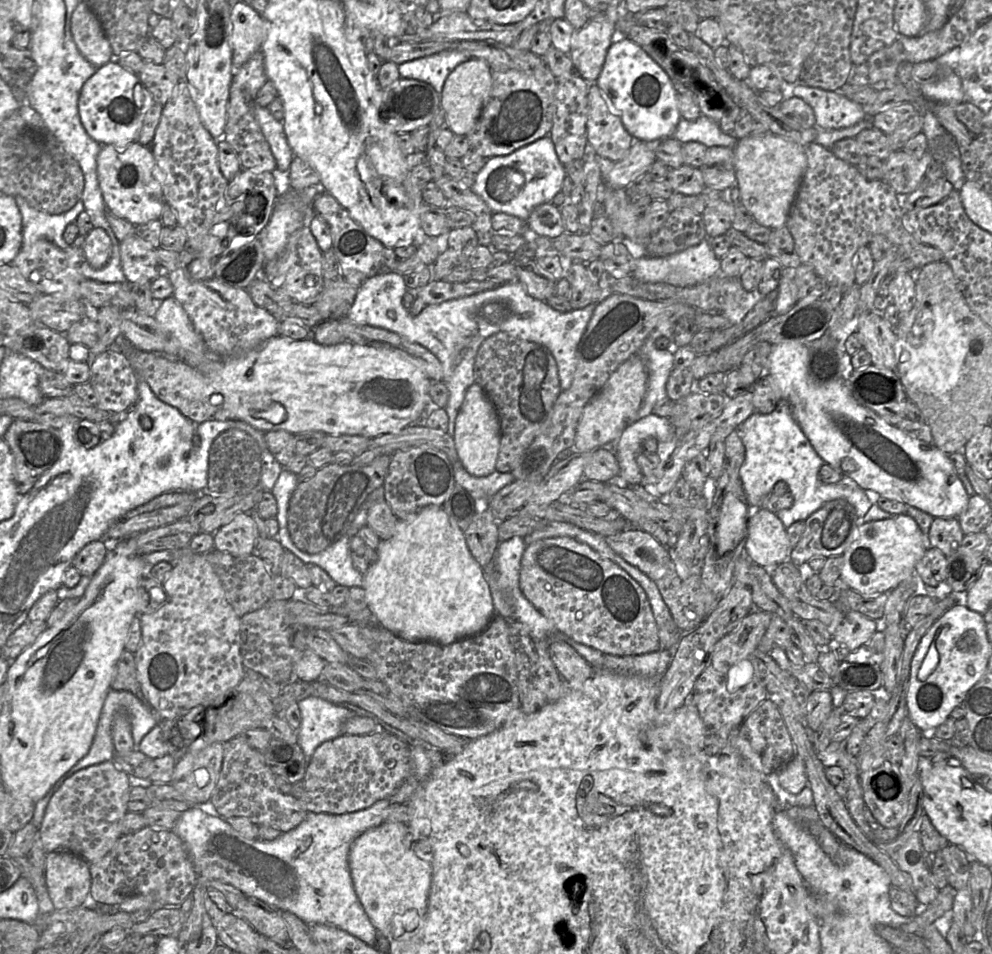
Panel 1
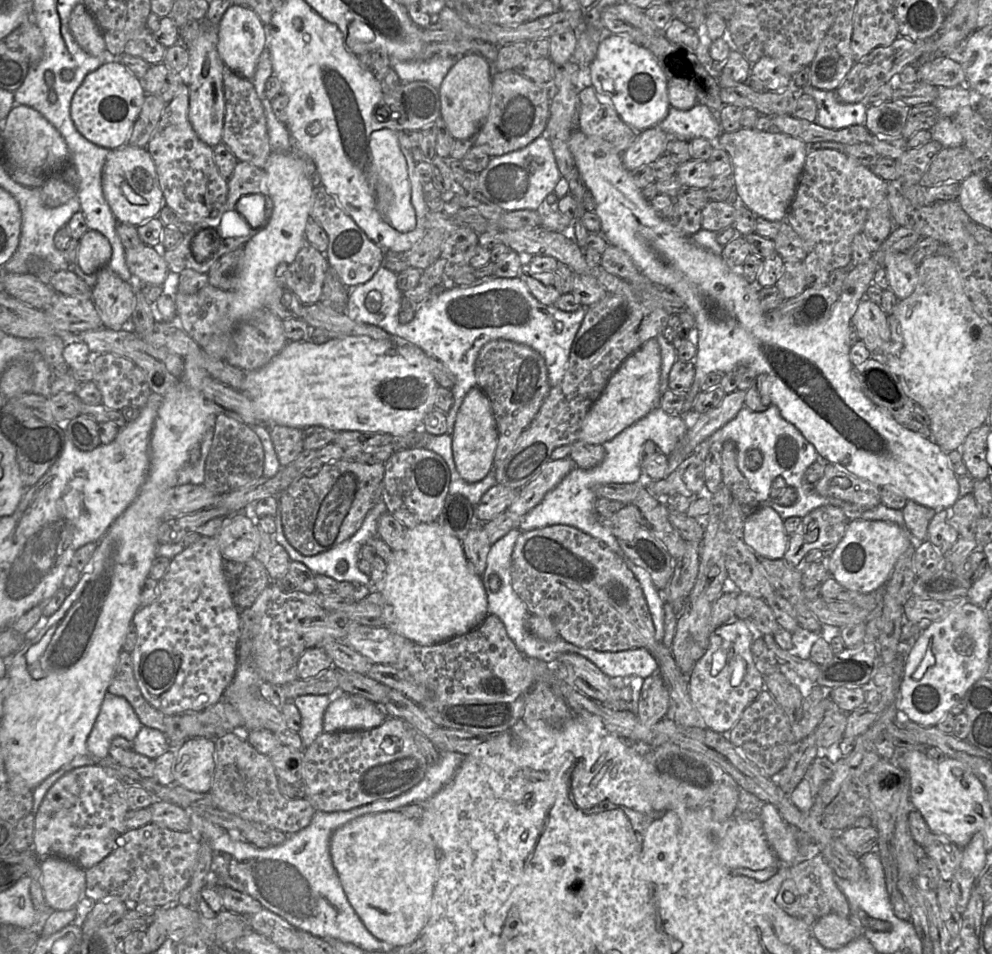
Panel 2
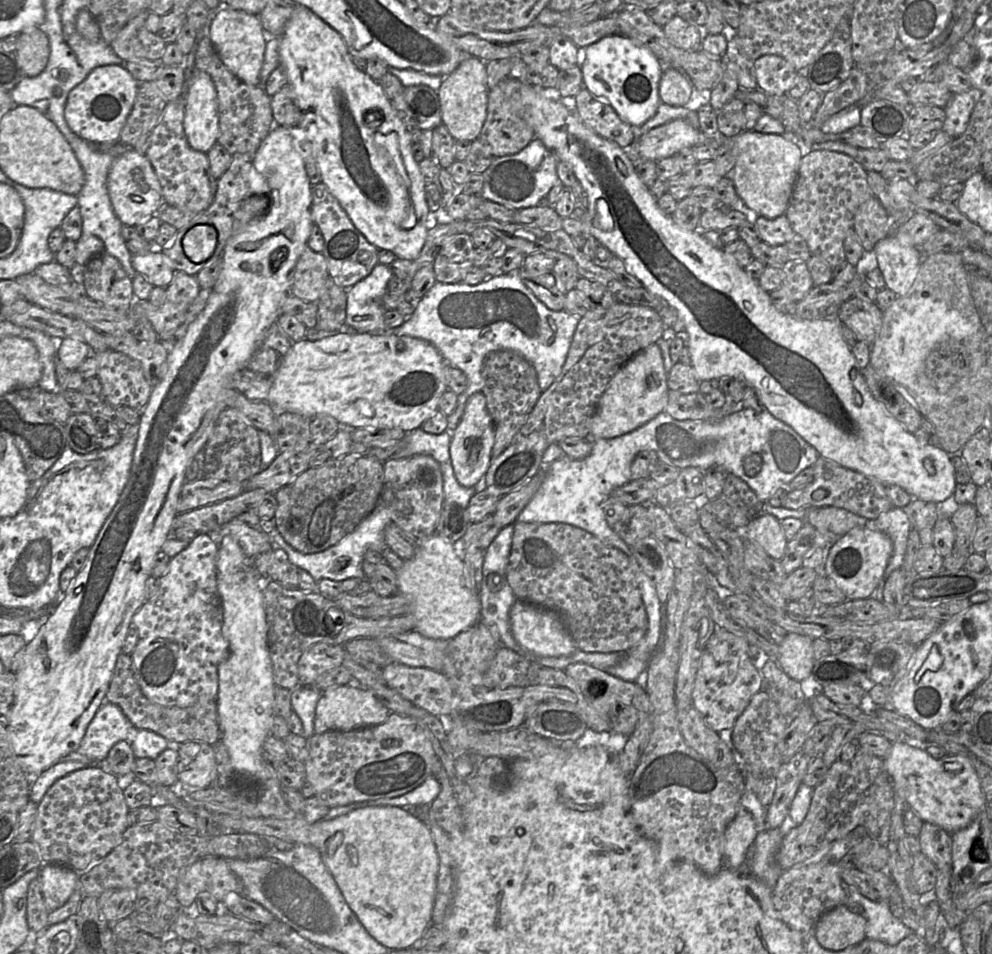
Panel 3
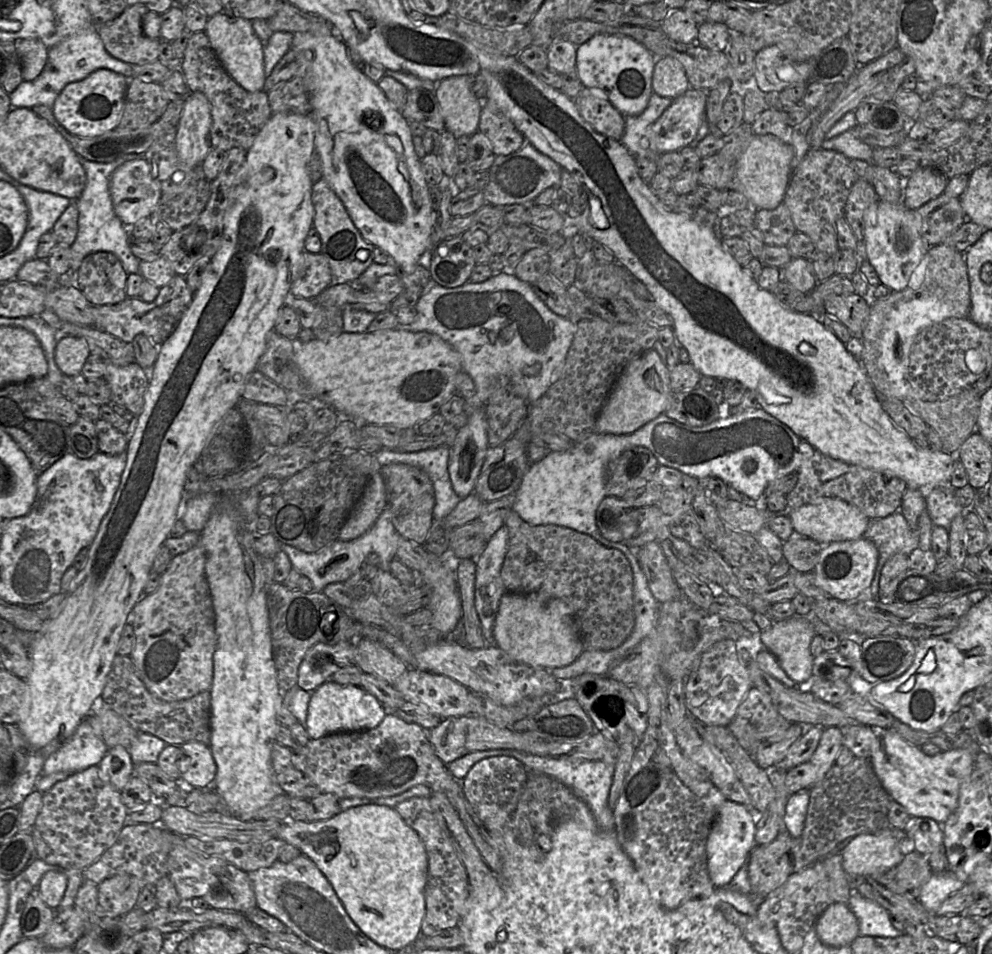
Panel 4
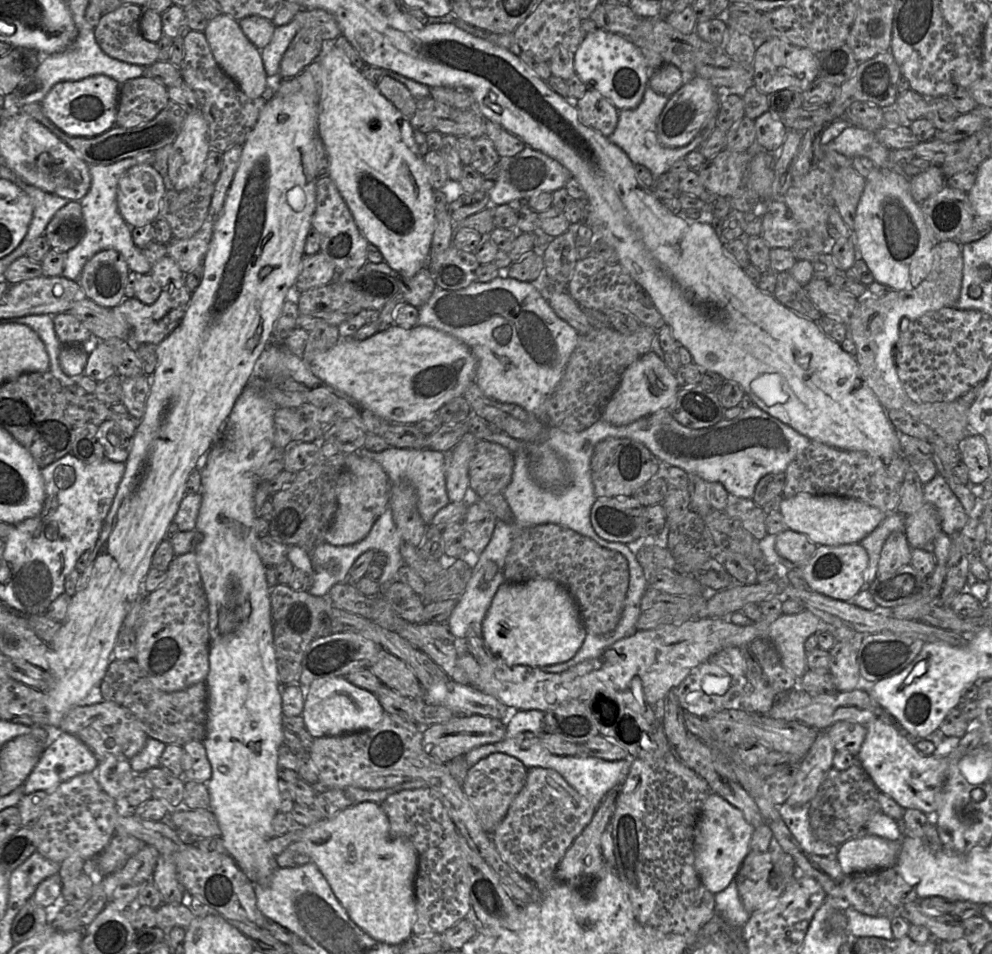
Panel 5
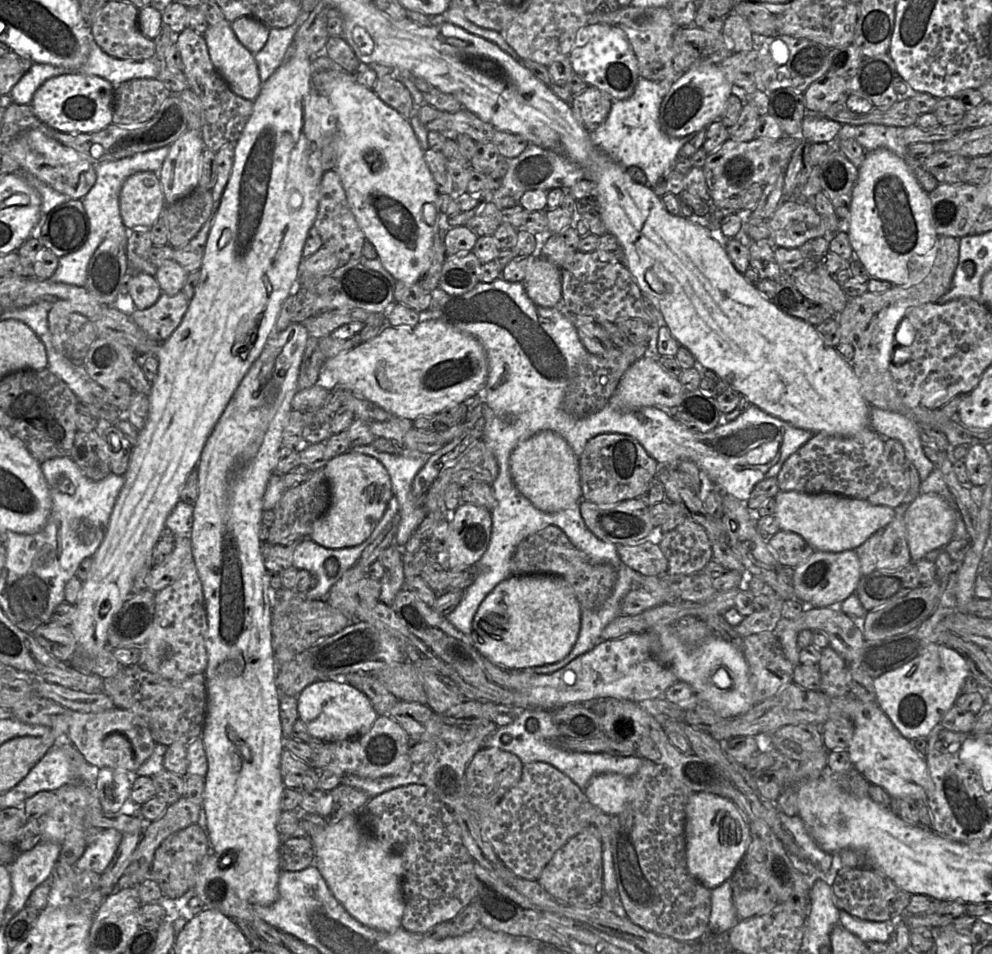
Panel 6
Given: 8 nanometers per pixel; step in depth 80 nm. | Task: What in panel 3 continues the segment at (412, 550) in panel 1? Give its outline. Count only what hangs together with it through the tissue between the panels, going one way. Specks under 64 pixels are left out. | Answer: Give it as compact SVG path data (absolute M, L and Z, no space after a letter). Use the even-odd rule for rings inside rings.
M436 534L420 538L414 556L395 572L398 593L411 598L415 631L424 637L451 640L481 620L479 595L464 584L462 556L456 545L447 539Z

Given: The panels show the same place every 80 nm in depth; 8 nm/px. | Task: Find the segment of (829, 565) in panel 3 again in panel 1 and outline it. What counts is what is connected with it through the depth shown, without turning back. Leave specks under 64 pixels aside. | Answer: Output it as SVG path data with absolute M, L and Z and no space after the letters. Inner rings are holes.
M906 513L888 519L863 522L855 539L842 554L840 580L862 595L890 592L902 581L912 578L915 565L931 547L929 536L924 536L916 521Z

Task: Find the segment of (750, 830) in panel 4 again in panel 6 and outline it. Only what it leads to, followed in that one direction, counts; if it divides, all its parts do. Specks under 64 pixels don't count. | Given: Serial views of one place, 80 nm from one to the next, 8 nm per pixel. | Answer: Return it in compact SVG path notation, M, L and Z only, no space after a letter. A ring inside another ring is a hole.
M692 793L685 808L684 832L689 873L709 890L730 879L745 857L752 837L749 825L734 803L710 793Z

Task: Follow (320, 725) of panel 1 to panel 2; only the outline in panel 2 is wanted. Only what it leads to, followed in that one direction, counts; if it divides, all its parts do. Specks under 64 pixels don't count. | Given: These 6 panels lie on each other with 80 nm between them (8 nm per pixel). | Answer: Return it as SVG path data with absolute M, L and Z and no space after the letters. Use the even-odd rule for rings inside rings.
M301 695L292 700L301 715L301 736L304 749L308 748L314 740L323 733L324 713L332 701L333 696Z

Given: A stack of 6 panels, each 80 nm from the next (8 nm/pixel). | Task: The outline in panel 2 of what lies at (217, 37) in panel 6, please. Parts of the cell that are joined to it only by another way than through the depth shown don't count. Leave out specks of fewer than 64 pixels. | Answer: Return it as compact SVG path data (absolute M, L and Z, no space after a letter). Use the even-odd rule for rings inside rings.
M232 4L221 17L217 32L217 52L224 66L250 80L254 76L262 51L267 47L267 27L248 5Z

